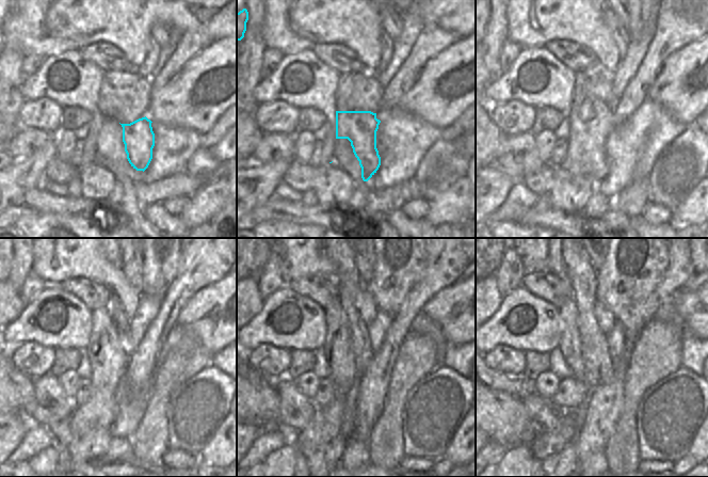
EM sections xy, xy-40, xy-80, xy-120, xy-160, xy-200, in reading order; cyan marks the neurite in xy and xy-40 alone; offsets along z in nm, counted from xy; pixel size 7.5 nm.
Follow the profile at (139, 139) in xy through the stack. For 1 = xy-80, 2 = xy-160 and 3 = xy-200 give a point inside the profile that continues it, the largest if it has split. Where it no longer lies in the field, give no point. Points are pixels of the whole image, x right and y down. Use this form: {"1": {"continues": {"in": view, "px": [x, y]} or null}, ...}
{"1": {"continues": {"in": "xy-80", "px": [591, 122]}}, "2": {"continues": {"in": "xy-160", "px": [337, 345]}}, "3": {"continues": {"in": "xy-200", "px": [570, 343]}}}

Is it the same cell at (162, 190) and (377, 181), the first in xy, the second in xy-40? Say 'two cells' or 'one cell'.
two cells

